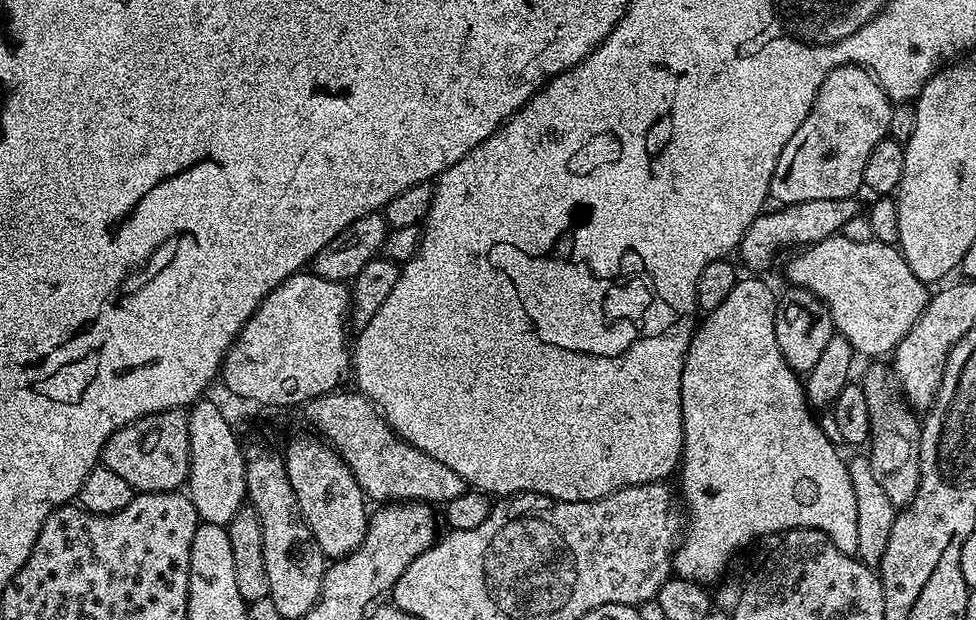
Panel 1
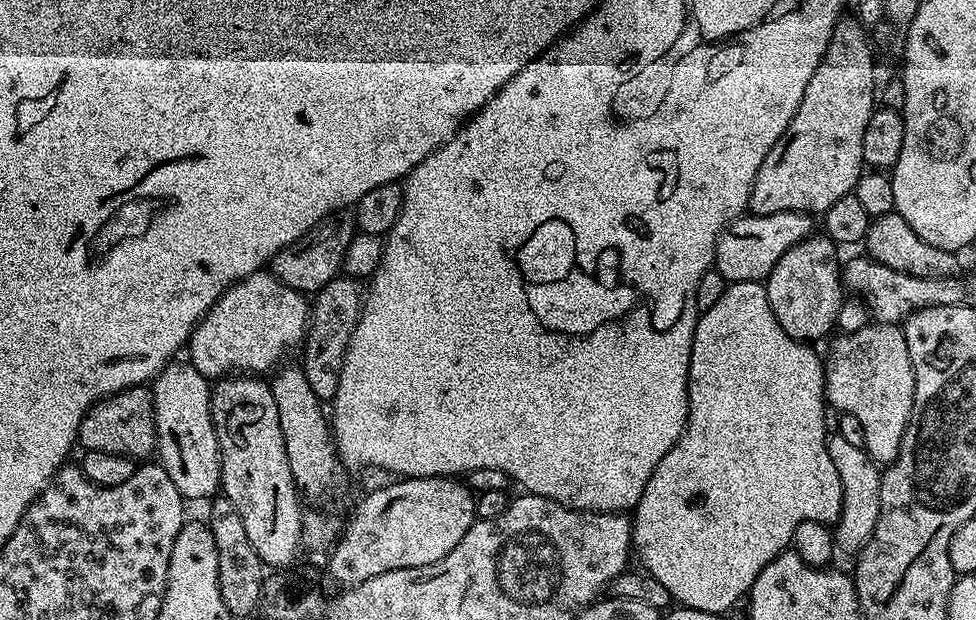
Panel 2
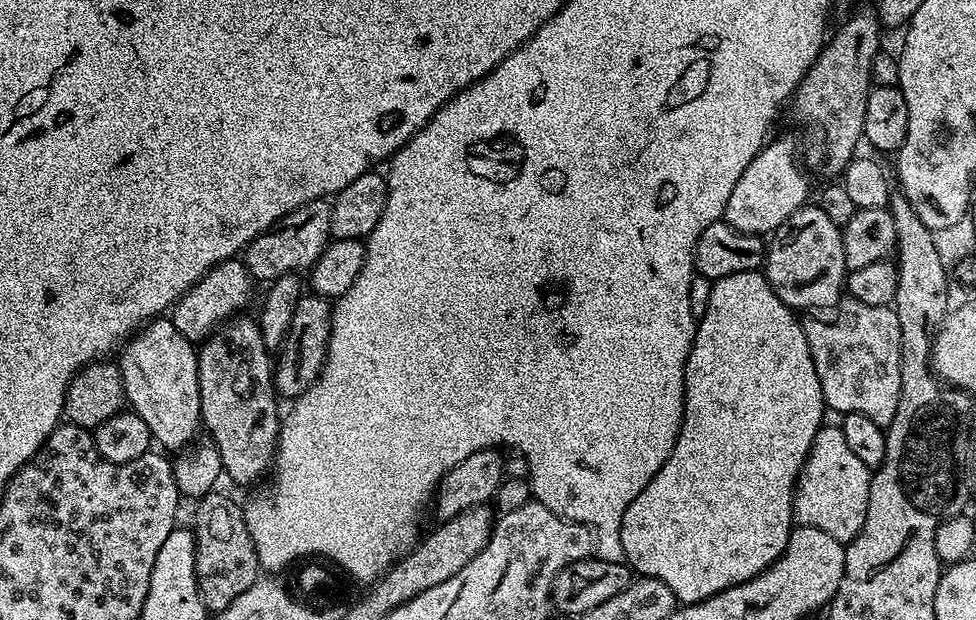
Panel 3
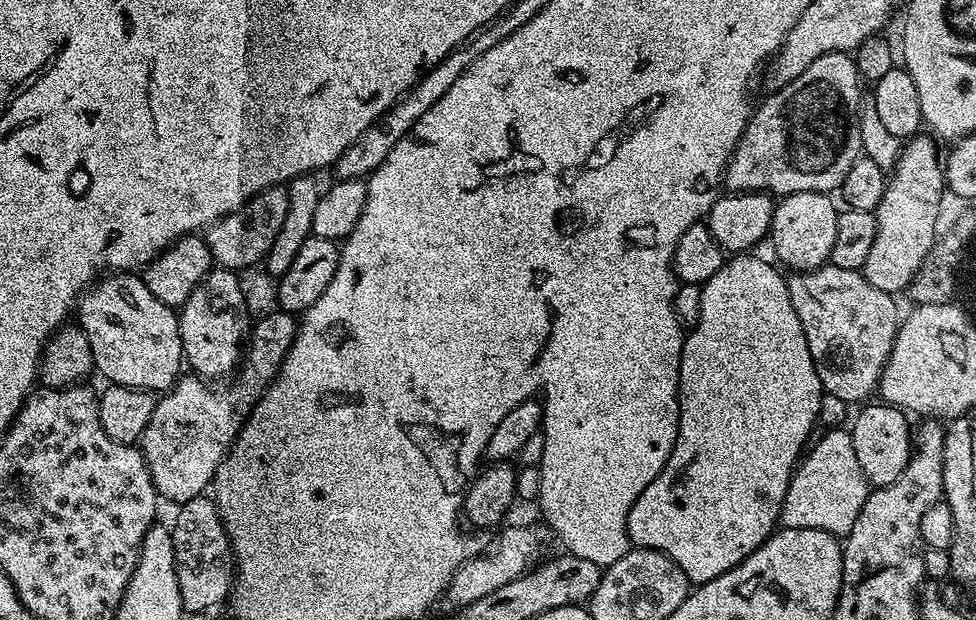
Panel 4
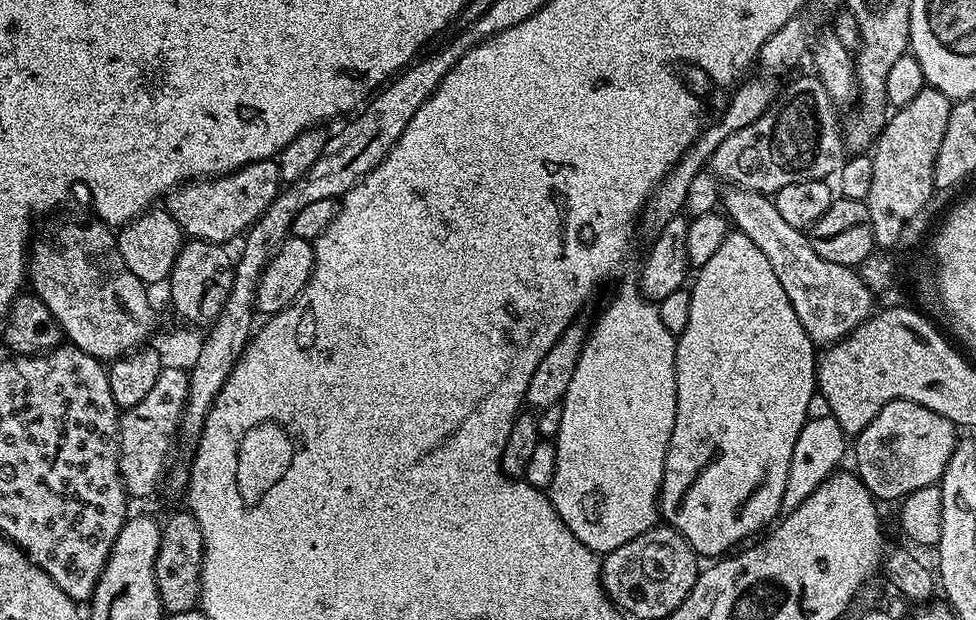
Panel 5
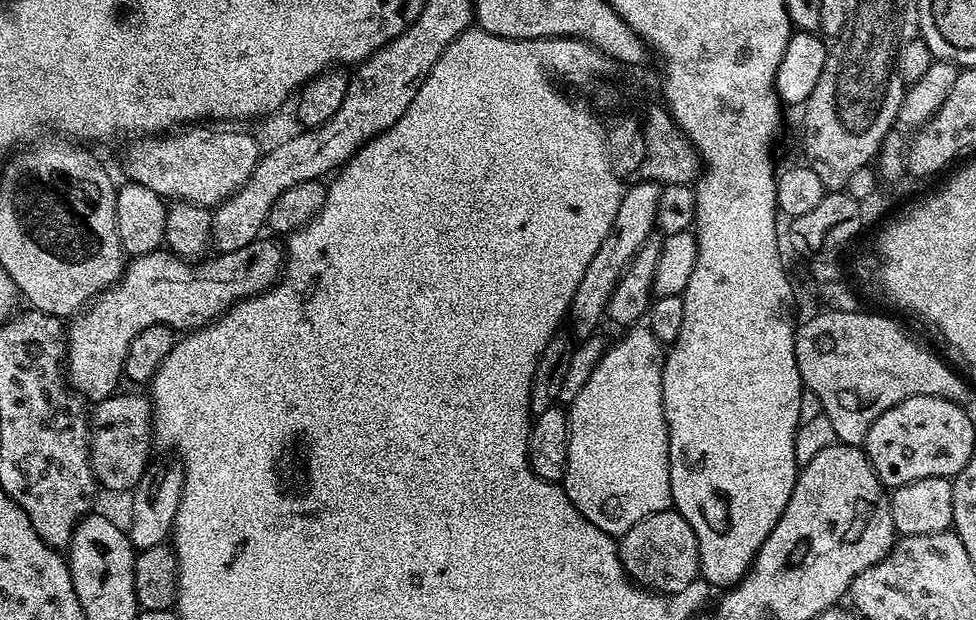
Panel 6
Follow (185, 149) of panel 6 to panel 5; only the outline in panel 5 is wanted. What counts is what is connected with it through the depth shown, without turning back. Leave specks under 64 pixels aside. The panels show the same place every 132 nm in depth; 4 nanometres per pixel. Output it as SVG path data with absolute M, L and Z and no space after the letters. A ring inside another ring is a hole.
M275 159L259 160L242 166L226 176L190 180L175 188L166 197L166 210L178 222L185 237L227 245L228 240L243 237L252 223L261 216L282 191L280 165Z

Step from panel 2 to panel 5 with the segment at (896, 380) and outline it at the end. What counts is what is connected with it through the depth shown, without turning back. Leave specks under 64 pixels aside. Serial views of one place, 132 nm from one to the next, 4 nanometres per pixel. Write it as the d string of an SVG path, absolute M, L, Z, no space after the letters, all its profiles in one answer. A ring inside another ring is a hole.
M734 187L725 192L728 193L722 196L723 211L739 232L746 234L746 238L766 254L774 275L782 282L782 290L786 290L786 298L790 298L790 306L794 306L794 314L798 314L798 322L802 322L802 330L806 330L813 344L837 344L873 315L871 290L863 284L858 272L838 262L826 262L826 258L814 254L807 235L778 214L771 195Z

